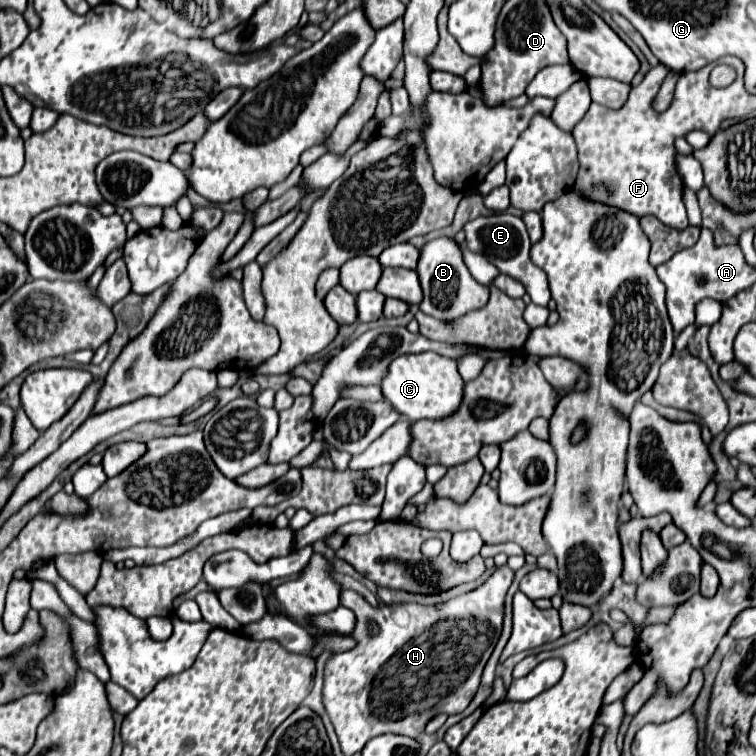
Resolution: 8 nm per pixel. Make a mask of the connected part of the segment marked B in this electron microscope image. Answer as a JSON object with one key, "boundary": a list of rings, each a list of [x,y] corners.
{"boundary":[[[452,238],[430,240],[420,252],[416,272],[418,272],[420,284],[422,284],[422,292],[424,292],[420,310],[432,318],[438,318],[442,322],[454,322],[460,316],[482,308],[488,302],[488,286],[478,284],[472,278],[472,274],[468,272],[466,264],[462,260],[460,248]]]}

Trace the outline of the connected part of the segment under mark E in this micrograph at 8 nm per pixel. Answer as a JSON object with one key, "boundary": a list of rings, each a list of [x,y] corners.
{"boundary":[[[490,214],[490,216],[466,222],[464,232],[466,232],[466,246],[472,252],[482,254],[502,274],[508,274],[514,280],[522,282],[536,306],[548,306],[552,296],[546,282],[546,274],[530,260],[530,238],[528,238],[522,218],[512,216],[512,214]]]}

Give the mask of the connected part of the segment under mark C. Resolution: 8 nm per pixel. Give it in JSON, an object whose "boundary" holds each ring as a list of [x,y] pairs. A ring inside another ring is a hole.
{"boundary":[[[420,352],[394,358],[380,382],[380,390],[400,414],[404,414],[410,422],[416,422],[424,418],[444,418],[446,414],[458,410],[458,402],[462,402],[464,392],[464,380],[460,378],[452,358],[440,356],[436,352]]]}

